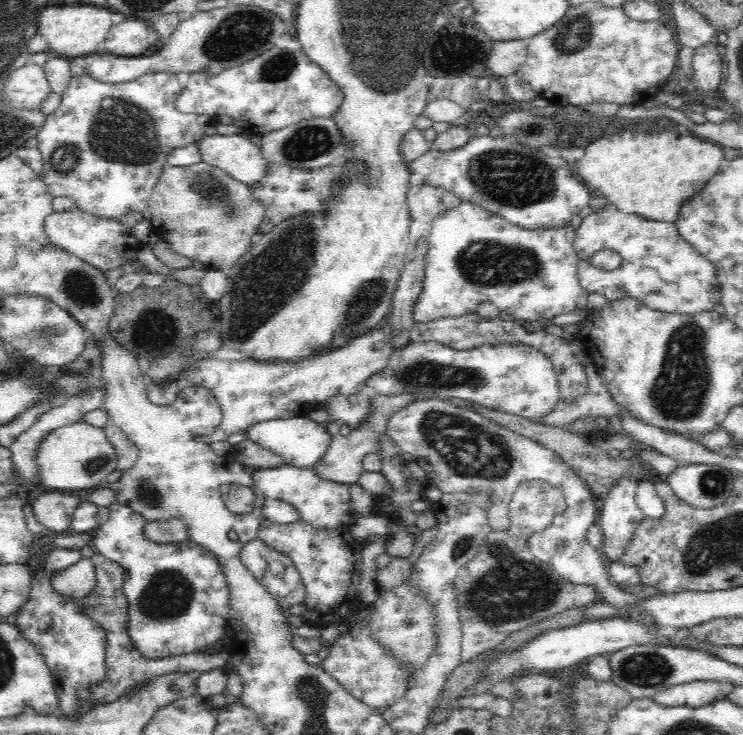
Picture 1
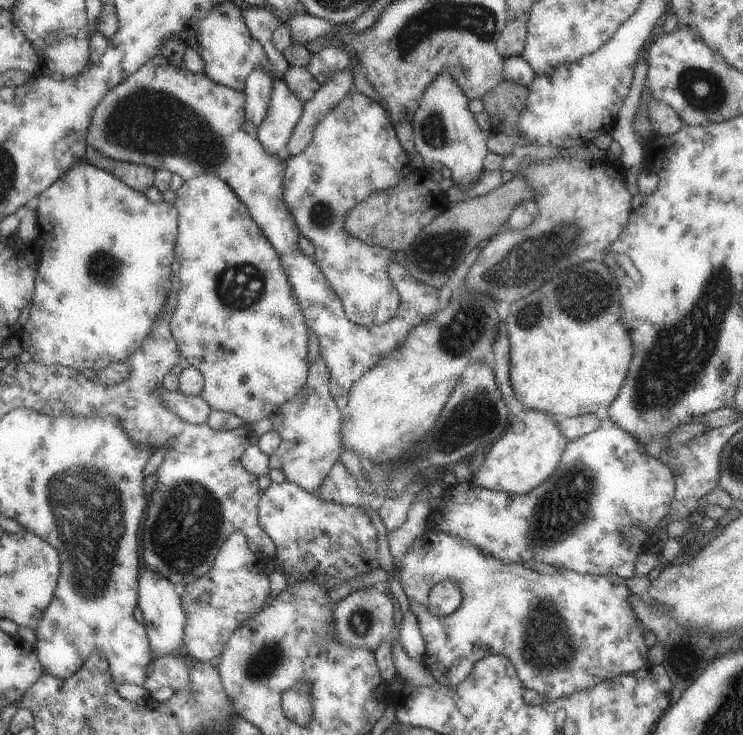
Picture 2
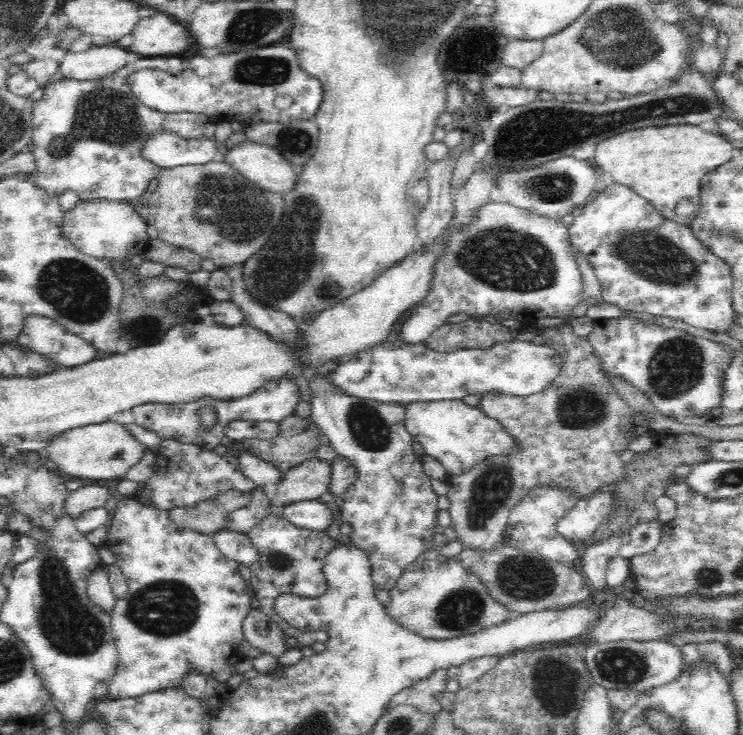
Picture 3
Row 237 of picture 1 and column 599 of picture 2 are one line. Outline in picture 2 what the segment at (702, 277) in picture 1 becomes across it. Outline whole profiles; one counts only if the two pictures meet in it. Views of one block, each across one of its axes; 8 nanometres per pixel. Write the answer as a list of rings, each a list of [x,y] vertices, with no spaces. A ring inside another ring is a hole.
[[[427,527],[401,556],[397,577],[407,597],[409,612],[417,620],[419,638],[423,640],[423,666],[431,672],[434,682],[441,686],[452,687],[463,682],[476,662],[485,656],[499,655],[511,662],[524,689],[533,690],[548,701],[613,680],[615,676],[629,674],[648,664],[645,628],[631,607],[632,594],[626,579],[618,576],[576,573],[567,569],[541,574],[521,564],[495,560],[464,538],[434,532]],[[441,580],[453,580],[453,584],[461,590],[461,604],[447,616],[435,616],[427,610],[427,595],[431,587]]]

